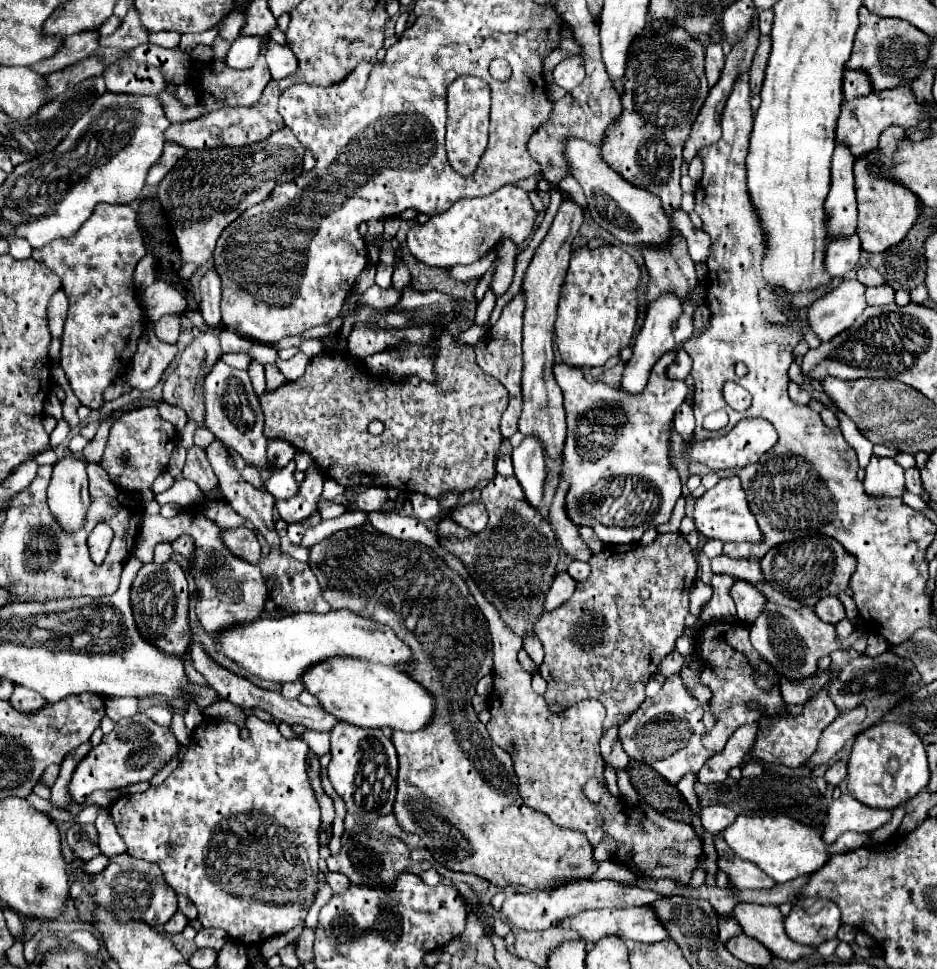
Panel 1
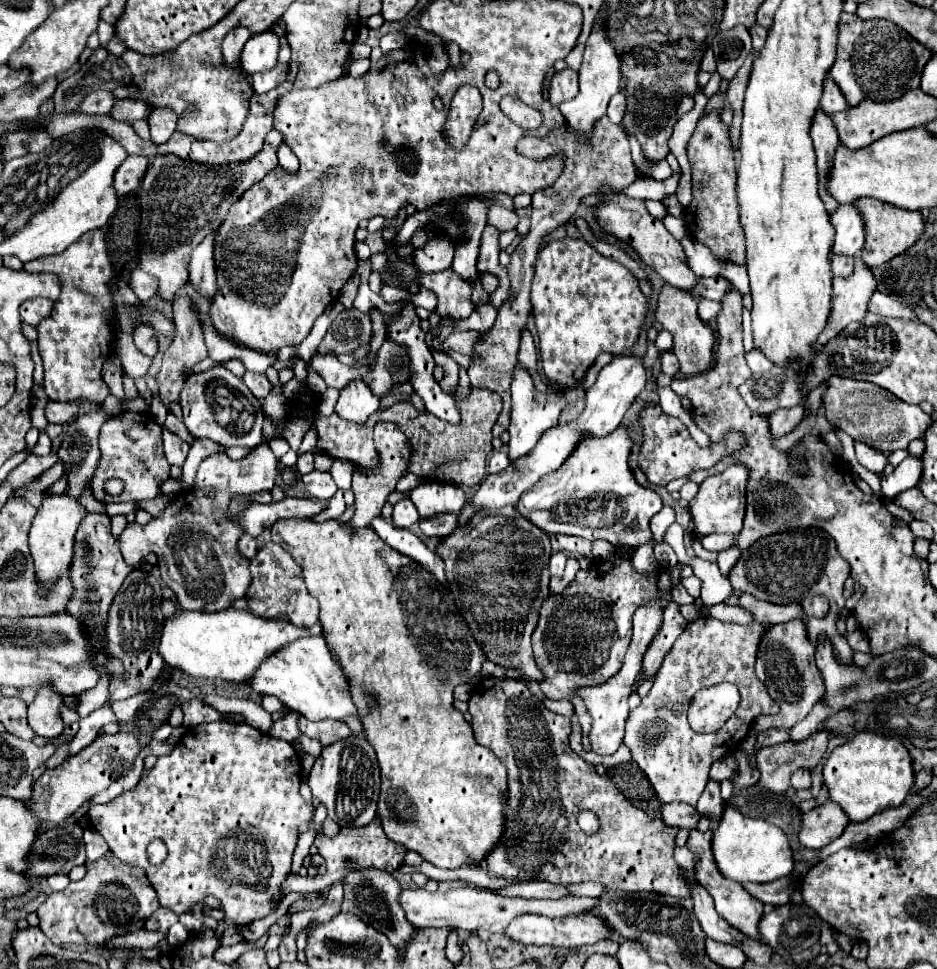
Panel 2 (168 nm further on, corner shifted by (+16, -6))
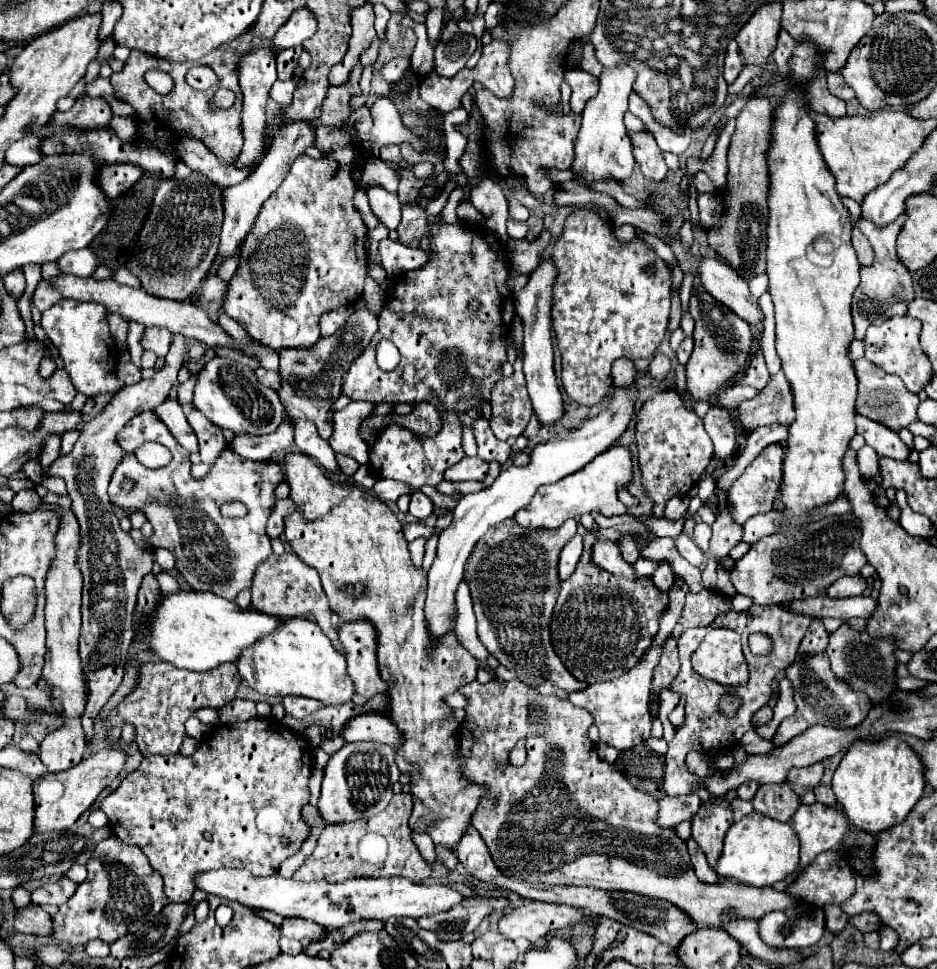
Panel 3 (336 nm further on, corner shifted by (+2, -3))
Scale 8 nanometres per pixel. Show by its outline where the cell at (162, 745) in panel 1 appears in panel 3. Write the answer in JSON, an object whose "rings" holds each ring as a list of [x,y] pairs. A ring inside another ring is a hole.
{"rings":[[[108,748],[100,750],[96,754],[90,754],[82,758],[80,764],[66,772],[48,772],[34,780],[34,804],[36,804],[36,820],[34,826],[38,832],[50,832],[50,830],[66,830],[70,828],[82,812],[86,812],[98,794],[112,784],[112,780],[118,776],[118,772],[124,768],[128,760],[128,754],[124,748]]]}

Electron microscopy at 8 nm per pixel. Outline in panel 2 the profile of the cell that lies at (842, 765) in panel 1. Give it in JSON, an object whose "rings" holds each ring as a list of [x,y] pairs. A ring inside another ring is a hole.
{"rings":[[[796,769],[792,773],[792,787],[794,789],[810,789],[810,771],[808,769]]]}

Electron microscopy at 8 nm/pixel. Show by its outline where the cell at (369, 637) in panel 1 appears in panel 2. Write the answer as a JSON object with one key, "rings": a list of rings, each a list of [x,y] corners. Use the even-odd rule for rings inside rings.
{"rings":[[[234,607],[214,613],[178,609],[174,617],[164,619],[158,653],[168,667],[180,669],[192,677],[246,683],[248,675],[256,671],[256,665],[260,665],[260,659],[264,659],[264,655],[270,655],[272,651],[284,647],[284,643],[292,643],[308,635],[322,635],[320,623],[306,629],[280,619],[256,617],[250,611],[238,611]]]}

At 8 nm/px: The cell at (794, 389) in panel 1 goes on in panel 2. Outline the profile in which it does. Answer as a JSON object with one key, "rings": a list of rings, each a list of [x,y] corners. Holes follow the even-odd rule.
{"rings":[[[802,405],[792,407],[792,411],[774,411],[768,417],[772,437],[782,437],[782,435],[790,433],[802,419],[804,419],[804,407]]]}

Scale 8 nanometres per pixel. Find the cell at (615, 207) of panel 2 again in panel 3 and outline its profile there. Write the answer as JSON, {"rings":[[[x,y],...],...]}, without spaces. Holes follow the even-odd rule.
{"rings":[[[700,258],[696,278],[704,292],[734,310],[742,320],[748,324],[762,322],[758,300],[750,296],[748,282],[740,278],[738,272],[734,272],[734,268],[730,268],[724,260]]]}

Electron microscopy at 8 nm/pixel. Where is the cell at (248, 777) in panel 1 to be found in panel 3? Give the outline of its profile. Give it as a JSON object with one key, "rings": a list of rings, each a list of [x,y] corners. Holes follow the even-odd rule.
{"rings":[[[250,718],[246,722],[234,722],[234,724],[222,724],[218,728],[214,728],[208,736],[208,740],[204,740],[194,754],[184,756],[148,756],[142,760],[142,764],[138,766],[138,770],[134,770],[132,774],[128,774],[120,786],[110,792],[102,802],[100,802],[100,810],[108,816],[108,824],[112,828],[112,832],[126,844],[138,846],[146,858],[150,860],[150,864],[162,874],[164,878],[164,892],[172,902],[190,902],[192,894],[196,892],[194,888],[194,876],[202,874],[202,872],[210,872],[210,870],[218,870],[218,868],[246,868],[250,872],[254,872],[254,876],[274,876],[280,868],[280,864],[284,860],[288,860],[290,856],[294,856],[296,852],[300,852],[302,842],[308,838],[310,834],[310,826],[304,822],[302,818],[302,808],[306,804],[310,804],[310,790],[308,790],[308,780],[312,776],[312,746],[306,742],[306,738],[302,734],[294,734],[292,730],[288,730],[286,726],[282,726],[278,720],[274,718]],[[288,838],[290,844],[284,844],[282,840]]]}

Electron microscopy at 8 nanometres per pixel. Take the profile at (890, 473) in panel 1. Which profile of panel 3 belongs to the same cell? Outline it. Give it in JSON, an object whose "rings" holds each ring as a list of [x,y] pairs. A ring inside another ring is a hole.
{"rings":[[[856,416],[856,432],[864,436],[866,444],[872,446],[880,458],[906,460],[910,454],[896,432],[892,432],[890,428],[882,426],[874,420],[868,420],[864,416]]]}

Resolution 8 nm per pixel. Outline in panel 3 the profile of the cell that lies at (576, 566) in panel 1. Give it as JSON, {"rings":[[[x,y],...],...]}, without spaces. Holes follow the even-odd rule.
{"rings":[[[576,534],[576,536],[562,548],[560,562],[558,562],[558,576],[560,576],[560,580],[566,580],[566,578],[570,578],[570,576],[574,574],[580,556],[582,556],[582,536]]]}

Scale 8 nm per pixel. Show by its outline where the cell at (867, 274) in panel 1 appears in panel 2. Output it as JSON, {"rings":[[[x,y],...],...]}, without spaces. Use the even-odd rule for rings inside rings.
{"rings":[[[834,255],[832,257],[832,271],[836,277],[848,277],[854,269],[854,259],[846,255]]]}

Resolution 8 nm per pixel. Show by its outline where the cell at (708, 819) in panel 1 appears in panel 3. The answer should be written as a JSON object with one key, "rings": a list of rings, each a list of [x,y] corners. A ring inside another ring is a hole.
{"rings":[[[696,794],[692,796],[678,796],[678,798],[662,798],[658,812],[658,824],[664,828],[674,828],[684,820],[692,820],[694,812],[702,806],[702,800],[698,800]]]}

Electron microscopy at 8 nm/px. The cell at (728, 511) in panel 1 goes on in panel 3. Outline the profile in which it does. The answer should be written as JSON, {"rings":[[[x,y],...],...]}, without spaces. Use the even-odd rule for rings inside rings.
{"rings":[[[772,444],[770,448],[764,448],[762,454],[758,454],[756,460],[744,470],[744,474],[730,486],[726,502],[730,506],[730,516],[734,518],[736,524],[744,524],[750,516],[772,510],[772,504],[782,484],[782,464],[784,464],[784,452],[780,446]]]}

